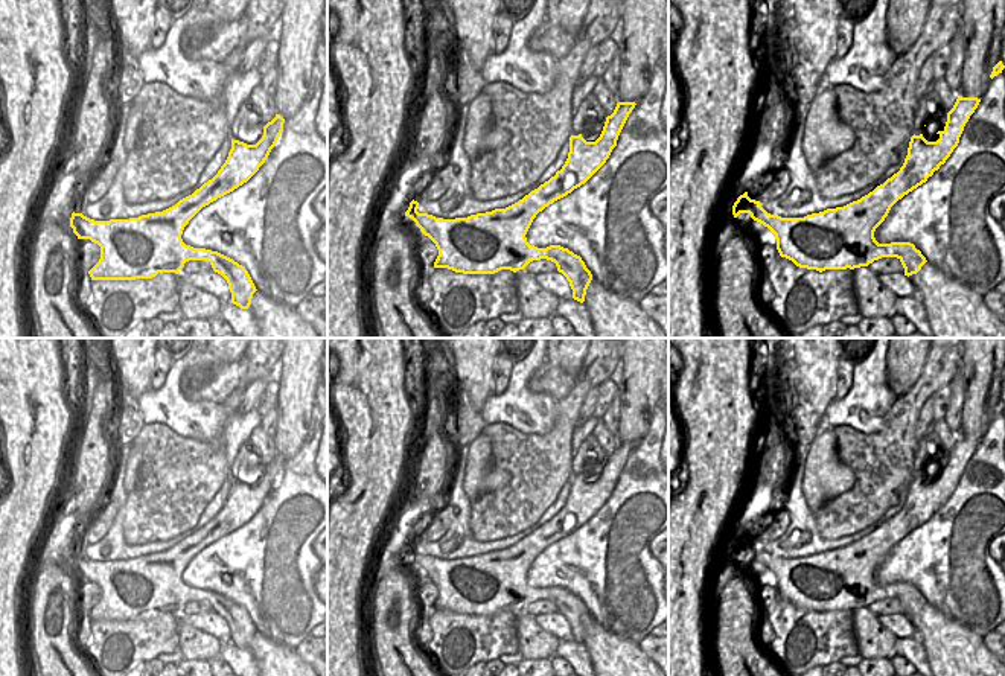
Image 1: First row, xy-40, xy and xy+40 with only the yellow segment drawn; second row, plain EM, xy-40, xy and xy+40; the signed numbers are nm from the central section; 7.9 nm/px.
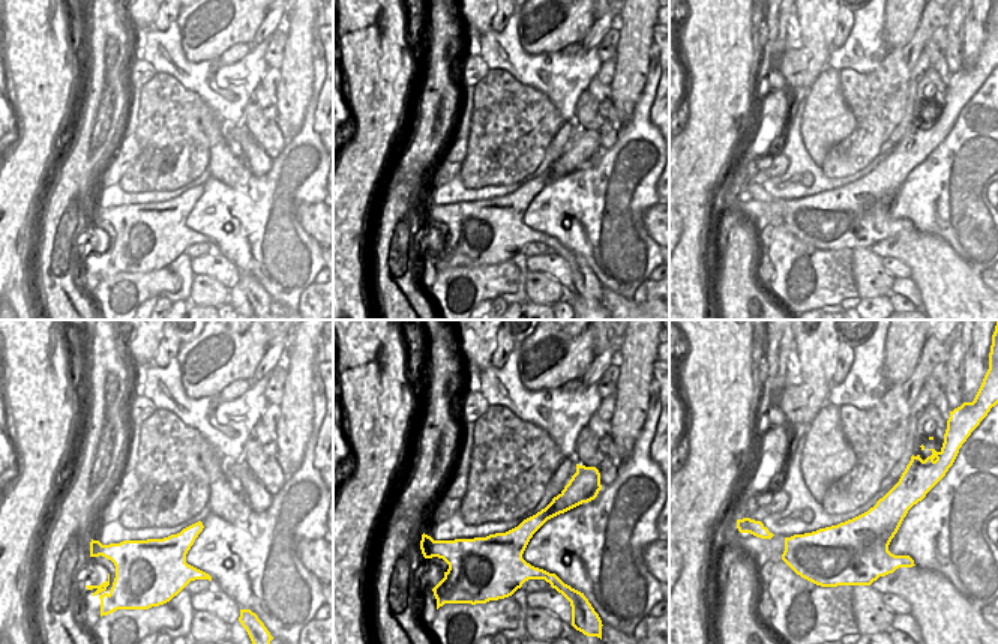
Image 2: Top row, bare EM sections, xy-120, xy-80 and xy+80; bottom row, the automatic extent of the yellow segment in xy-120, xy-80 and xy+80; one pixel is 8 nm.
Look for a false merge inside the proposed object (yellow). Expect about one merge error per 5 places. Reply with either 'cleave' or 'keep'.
keep

